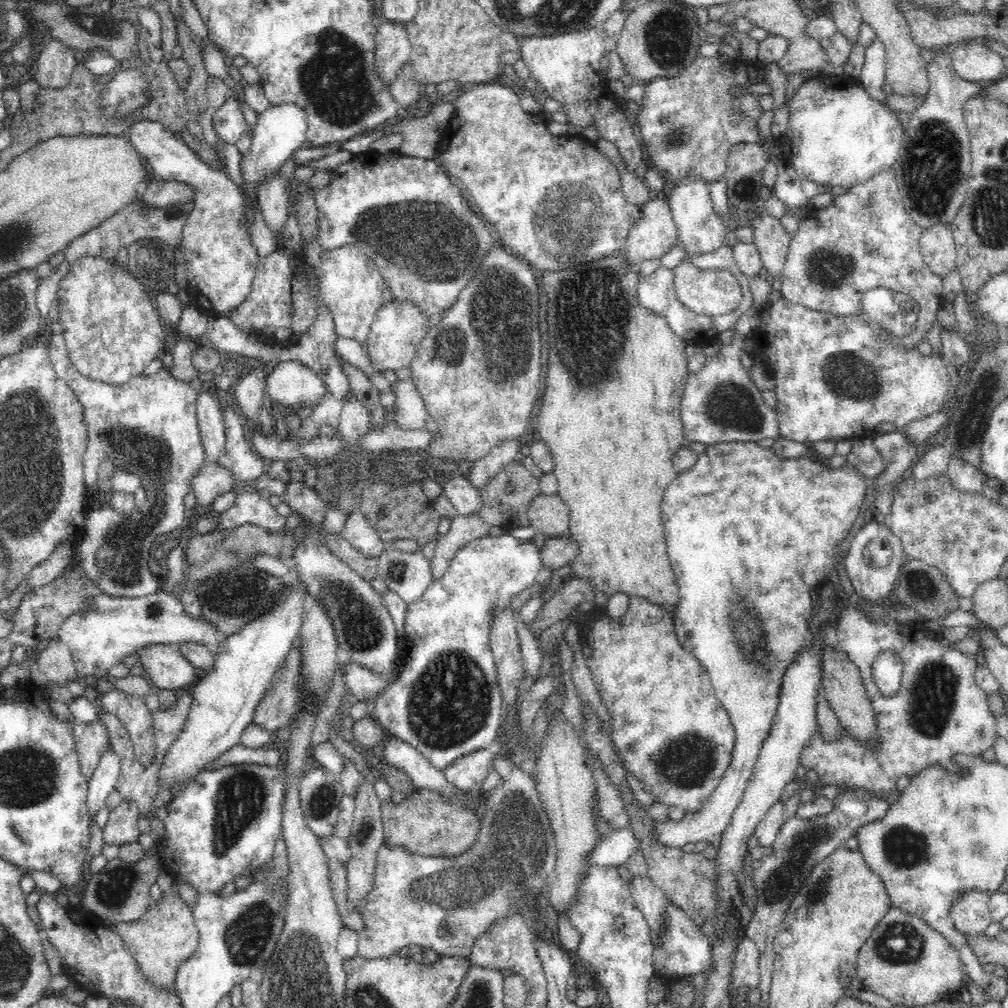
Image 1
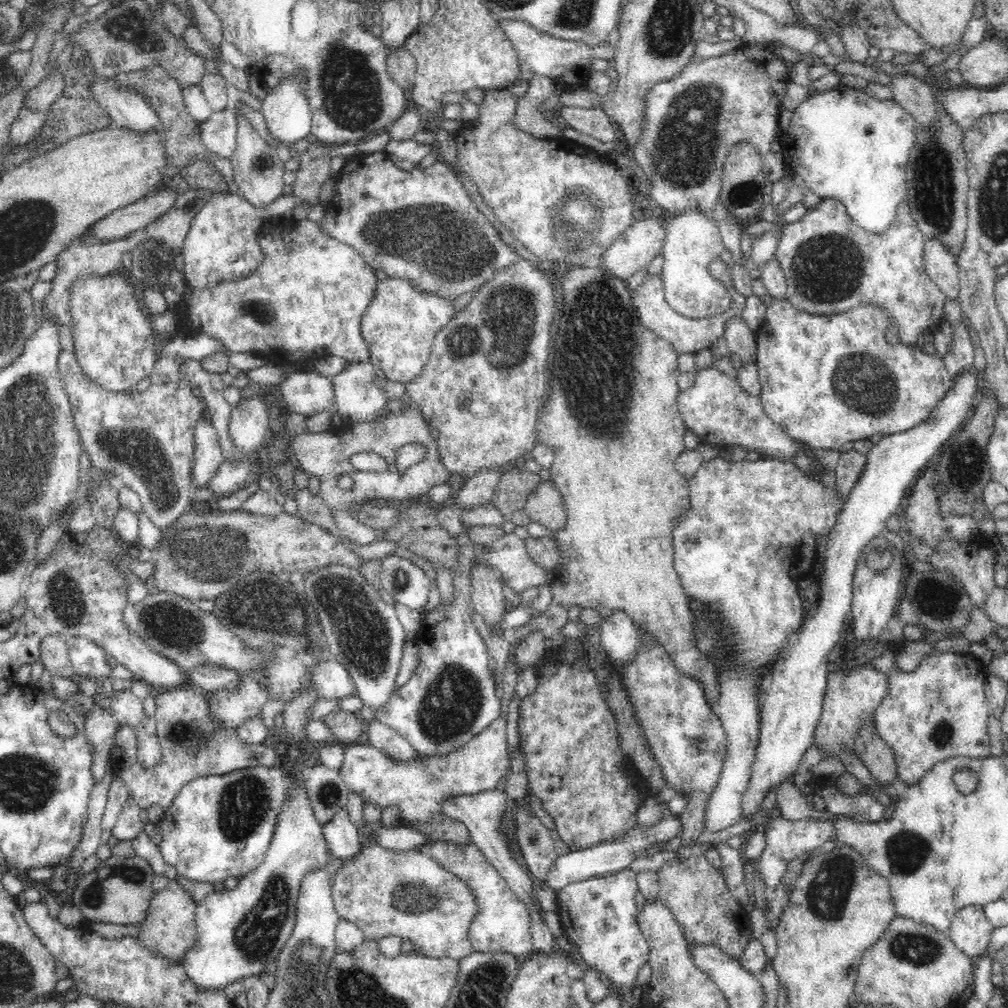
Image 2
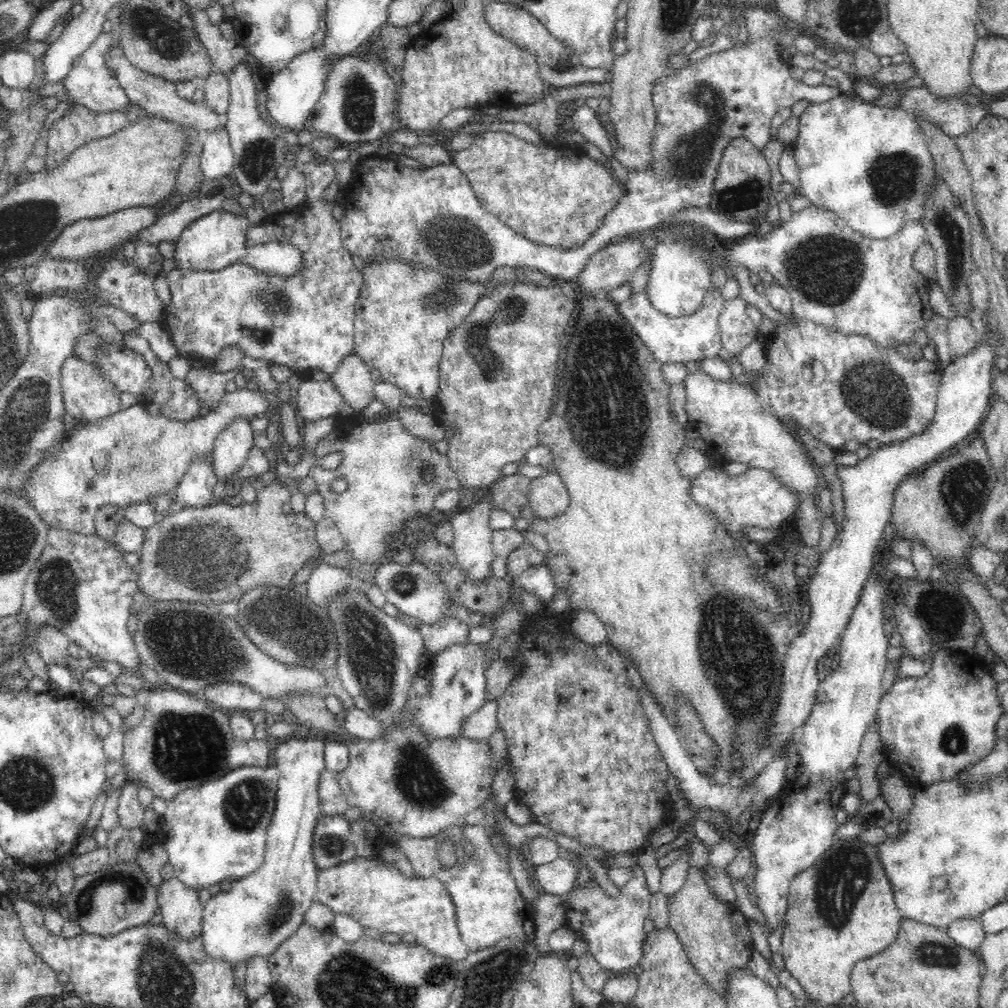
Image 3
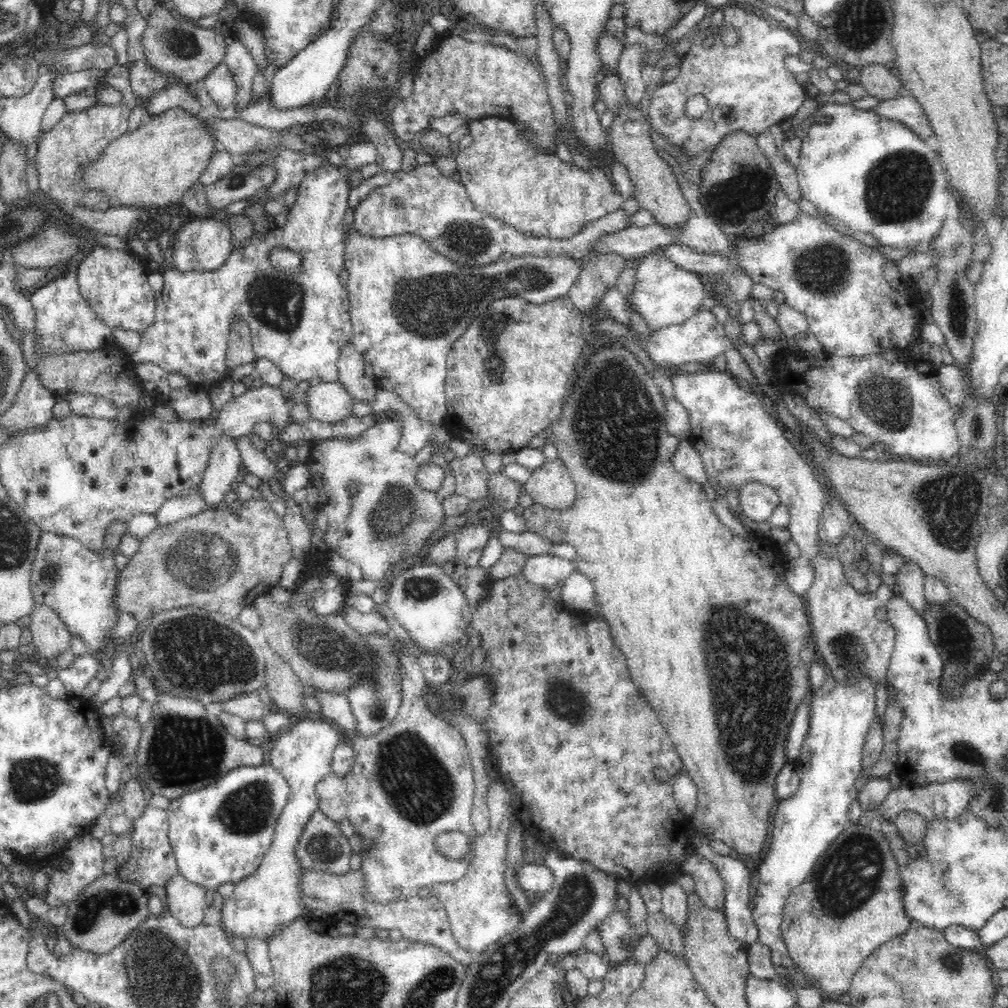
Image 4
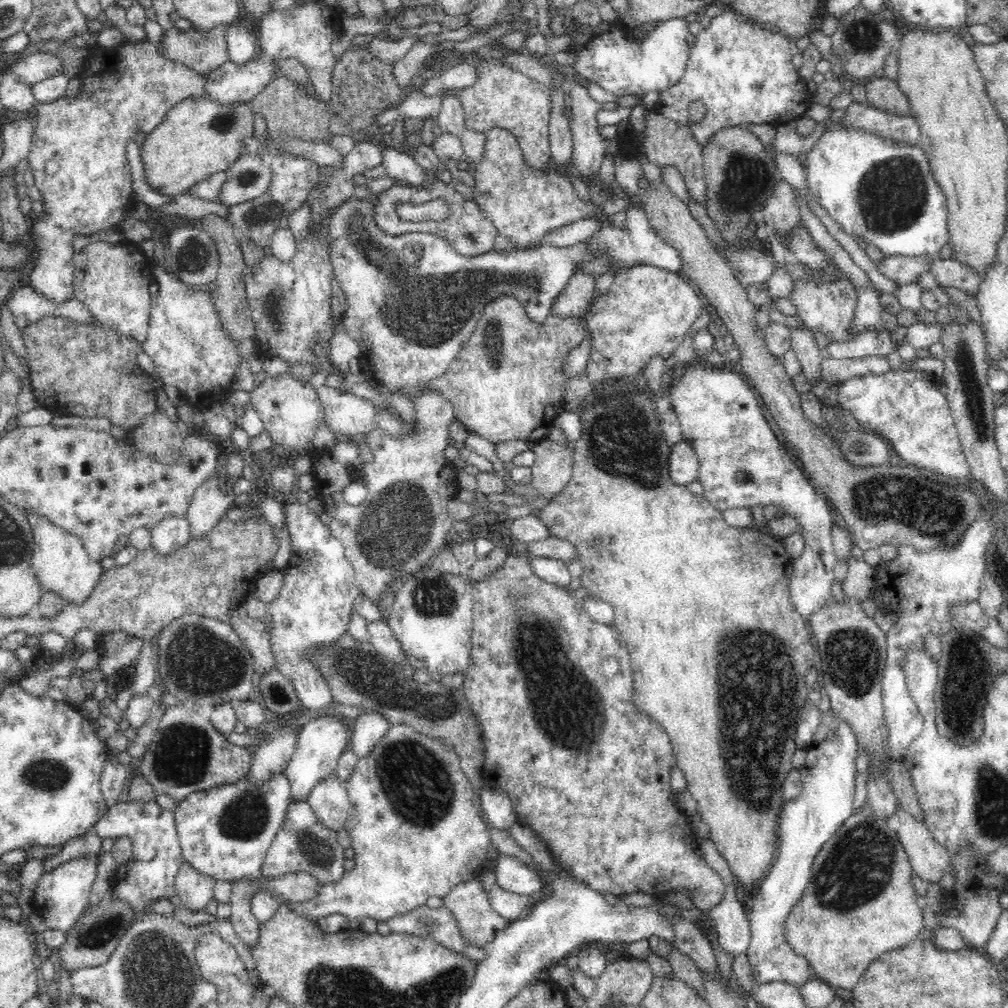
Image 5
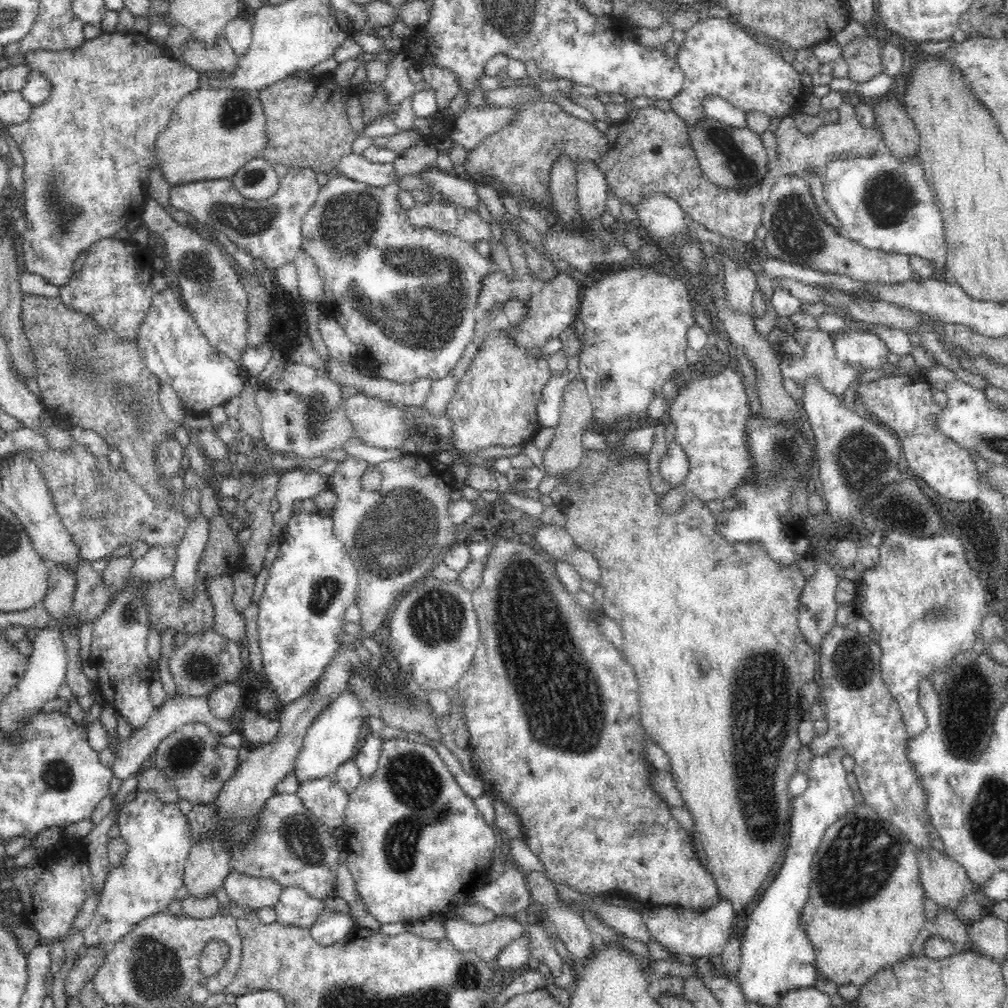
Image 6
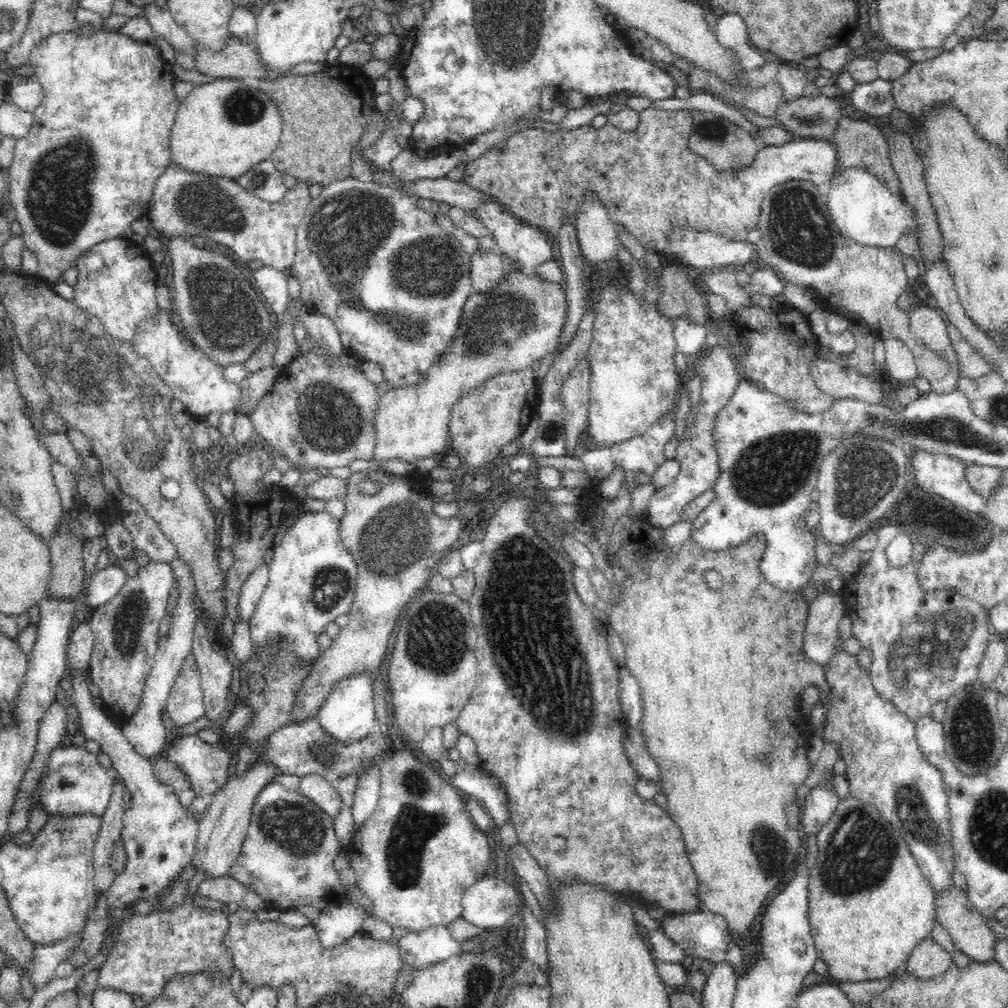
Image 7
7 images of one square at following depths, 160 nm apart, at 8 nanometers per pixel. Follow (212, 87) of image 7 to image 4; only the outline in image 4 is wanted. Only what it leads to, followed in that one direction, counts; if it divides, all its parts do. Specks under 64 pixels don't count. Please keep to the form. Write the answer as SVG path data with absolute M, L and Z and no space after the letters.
M176 107L169 109L167 112L161 113L159 116L155 115L154 117L147 117L146 121L138 126L136 132L122 134L117 140L114 140L110 145L106 146L102 152L100 152L98 159L92 159L91 161L86 161L85 164L82 164L82 168L80 168L80 184L82 184L86 190L96 192L96 196L102 194L102 198L106 198L105 206L110 205L112 208L126 206L155 210L156 208L160 208L160 206L168 206L180 202L182 196L184 196L194 184L199 182L200 176L206 171L212 156L217 150L217 141L215 140L213 132L209 130L209 126L205 124L205 120L202 120L200 116L190 114L190 112L187 112L184 108Z

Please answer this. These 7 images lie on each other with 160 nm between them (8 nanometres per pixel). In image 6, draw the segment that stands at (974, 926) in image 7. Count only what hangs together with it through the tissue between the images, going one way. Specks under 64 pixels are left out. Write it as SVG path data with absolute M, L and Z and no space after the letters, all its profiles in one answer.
M931 845L916 851L917 865L921 871L920 882L926 896L934 900L939 908L958 910L964 896L973 892L971 880L964 866L950 856L944 857Z

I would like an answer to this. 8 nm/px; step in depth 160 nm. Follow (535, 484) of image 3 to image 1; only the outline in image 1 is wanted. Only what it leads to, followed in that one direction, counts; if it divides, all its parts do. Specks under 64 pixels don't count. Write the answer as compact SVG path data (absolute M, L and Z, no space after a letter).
M540 493L530 503L527 515L529 524L548 538L568 534L571 516L564 501L556 495Z

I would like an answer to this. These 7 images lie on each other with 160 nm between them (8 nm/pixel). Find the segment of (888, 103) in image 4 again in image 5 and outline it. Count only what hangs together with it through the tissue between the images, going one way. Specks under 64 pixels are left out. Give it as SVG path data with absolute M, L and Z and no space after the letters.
M853 103L847 107L842 122L845 126L857 126L903 144L916 146L922 138L919 122L911 112L898 114L888 109L872 108L864 103Z

